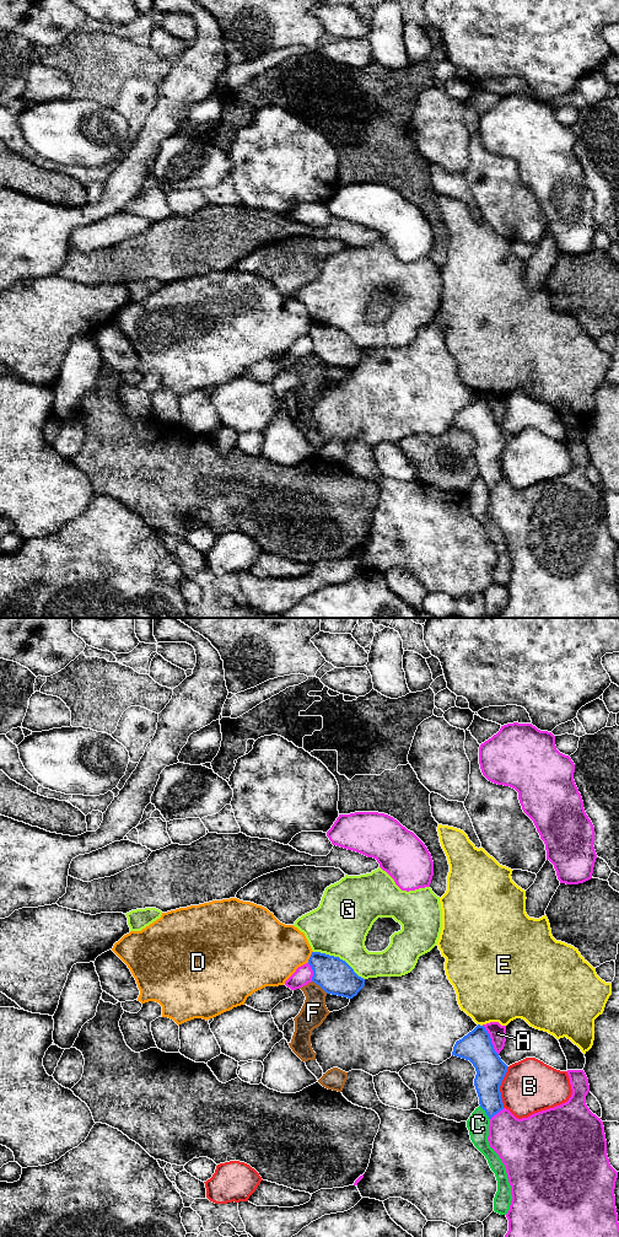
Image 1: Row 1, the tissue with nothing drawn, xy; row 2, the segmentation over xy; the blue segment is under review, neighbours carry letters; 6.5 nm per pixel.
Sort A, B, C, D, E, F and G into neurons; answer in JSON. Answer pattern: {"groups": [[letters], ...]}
{"groups": [["A"], ["B"], ["C"], ["D"], ["E"], ["F"], ["G"]]}

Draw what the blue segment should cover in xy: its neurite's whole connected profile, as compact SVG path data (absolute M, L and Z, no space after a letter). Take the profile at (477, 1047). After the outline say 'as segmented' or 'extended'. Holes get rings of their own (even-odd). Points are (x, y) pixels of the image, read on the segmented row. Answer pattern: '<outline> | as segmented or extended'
M478 1024L472 1032L457 1040L452 1055L469 1060L475 1067L474 1086L479 1104L489 1119L504 1109L500 1086L507 1072L484 1026Z | as segmented

